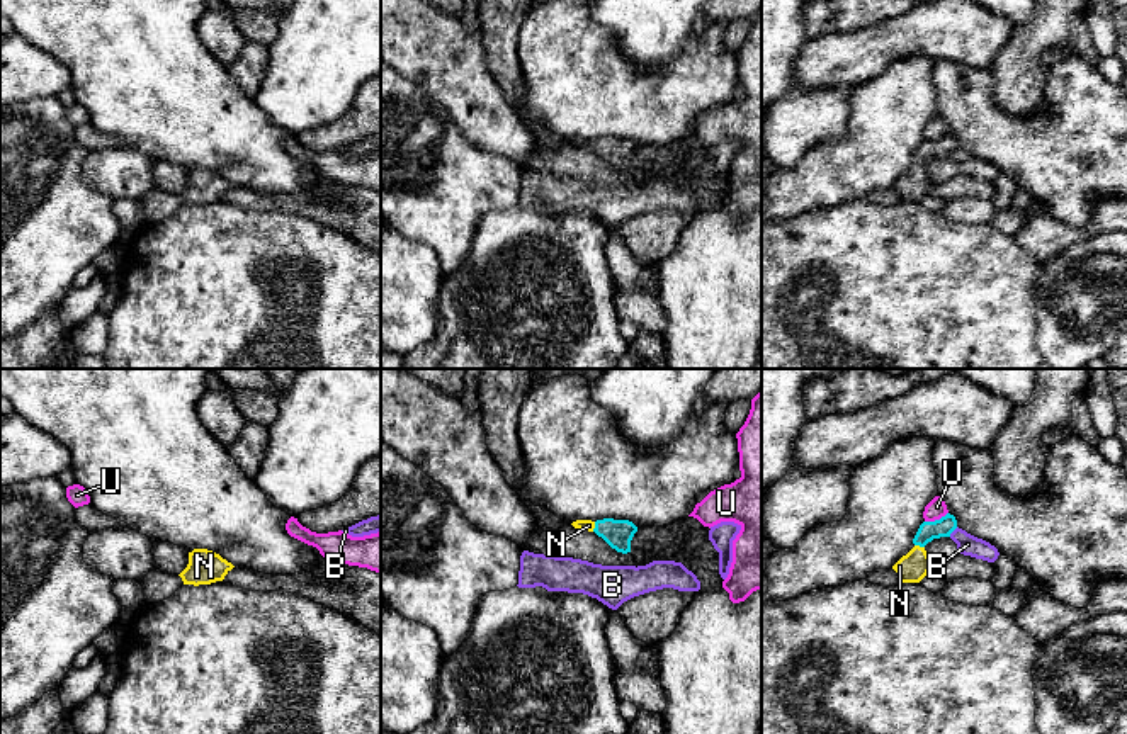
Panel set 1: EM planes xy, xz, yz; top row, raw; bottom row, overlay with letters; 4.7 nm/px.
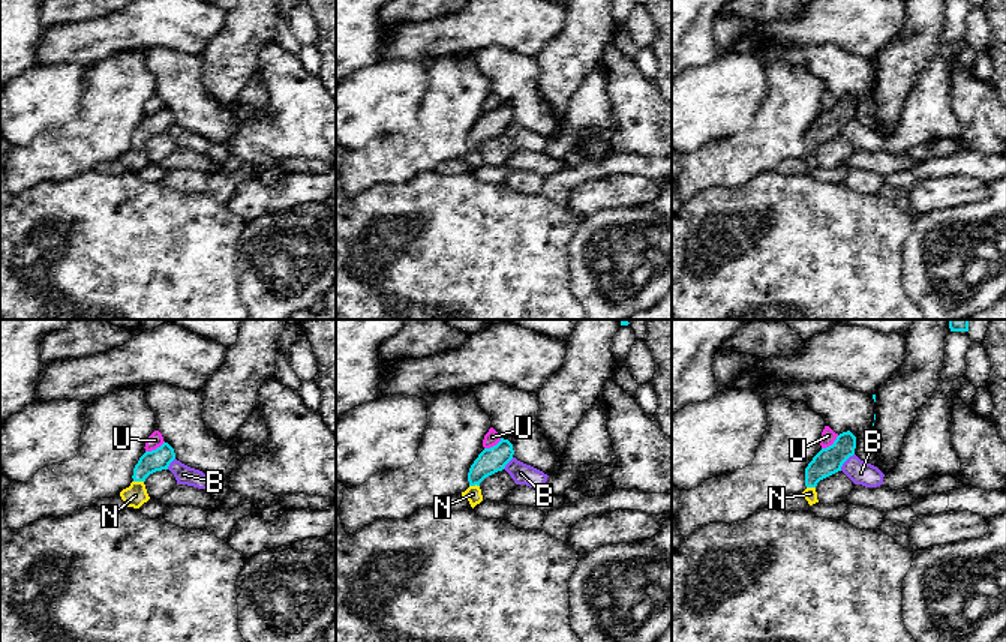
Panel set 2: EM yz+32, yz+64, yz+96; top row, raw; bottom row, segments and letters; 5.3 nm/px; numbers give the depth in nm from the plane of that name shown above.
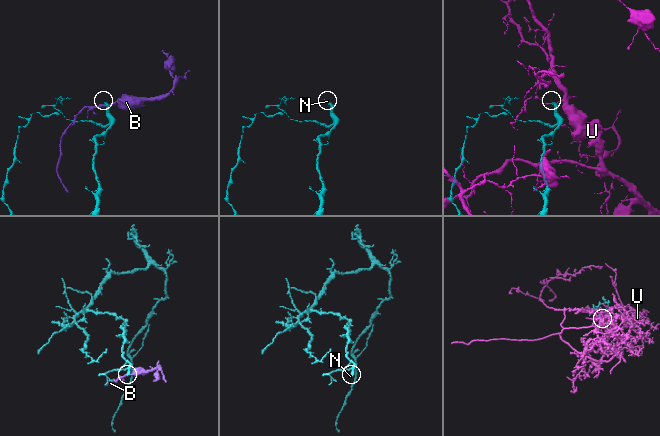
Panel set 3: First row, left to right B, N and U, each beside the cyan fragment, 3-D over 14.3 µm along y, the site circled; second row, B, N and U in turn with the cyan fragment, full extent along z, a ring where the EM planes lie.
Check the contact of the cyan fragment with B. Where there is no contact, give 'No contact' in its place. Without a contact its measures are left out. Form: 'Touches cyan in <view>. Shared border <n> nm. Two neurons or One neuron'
Touches cyan in yz. Shared border 60 nm. Two neurons

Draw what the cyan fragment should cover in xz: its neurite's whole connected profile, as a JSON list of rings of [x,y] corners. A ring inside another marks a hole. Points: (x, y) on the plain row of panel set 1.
[[[576,139],[571,143],[575,148],[595,151],[602,156],[612,168],[617,172],[627,173],[631,172],[631,160],[637,151],[637,146],[629,139]]]

